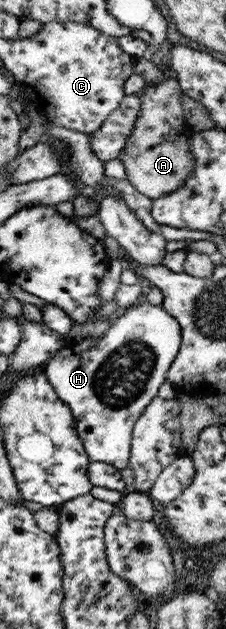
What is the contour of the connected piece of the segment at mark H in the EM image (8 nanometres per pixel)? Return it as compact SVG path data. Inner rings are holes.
M145 299L130 306L120 316L111 318L110 324L110 328L101 337L85 339L60 349L46 361L43 374L54 393L57 393L56 397L63 406L68 407L89 461L112 465L119 471L126 468L129 462L134 422L156 396L158 386L165 381L168 367L178 353L182 337L178 322L160 305L149 304Z

